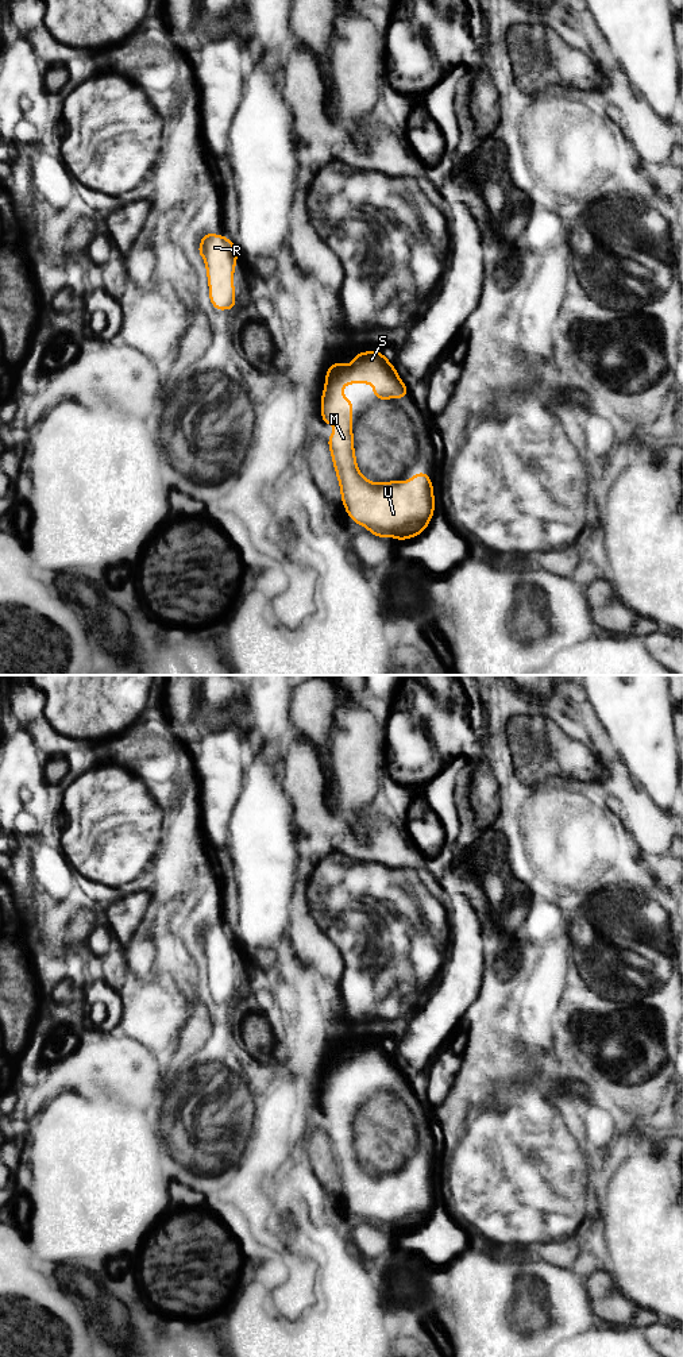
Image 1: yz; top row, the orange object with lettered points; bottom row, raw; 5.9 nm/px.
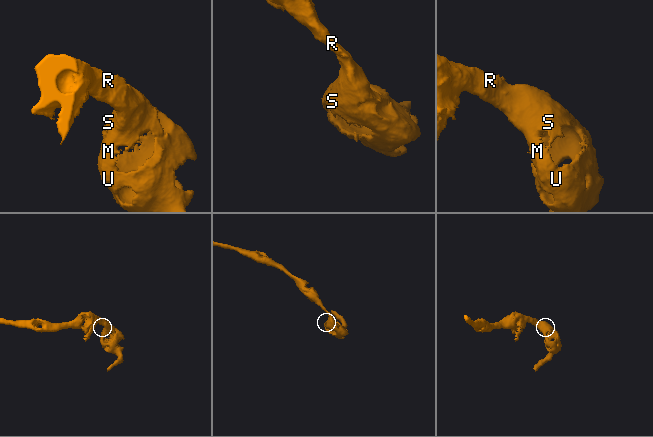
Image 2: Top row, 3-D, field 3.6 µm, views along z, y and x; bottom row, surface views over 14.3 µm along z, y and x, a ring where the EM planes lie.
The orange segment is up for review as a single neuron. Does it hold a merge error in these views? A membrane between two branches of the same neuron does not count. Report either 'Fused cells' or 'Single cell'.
Single cell

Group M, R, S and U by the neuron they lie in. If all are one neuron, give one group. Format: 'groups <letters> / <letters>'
groups M R S U

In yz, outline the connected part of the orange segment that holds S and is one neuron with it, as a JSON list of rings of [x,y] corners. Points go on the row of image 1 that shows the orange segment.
[[[356,352],[352,361],[354,365],[343,365],[340,361],[329,365],[321,396],[324,424],[337,425],[328,437],[328,446],[342,501],[352,521],[366,527],[379,539],[393,536],[402,541],[421,535],[433,516],[435,491],[431,477],[427,473],[416,473],[408,482],[373,483],[359,473],[351,431],[354,401],[343,397],[343,385],[371,382],[377,400],[405,400],[408,389],[383,352]]]

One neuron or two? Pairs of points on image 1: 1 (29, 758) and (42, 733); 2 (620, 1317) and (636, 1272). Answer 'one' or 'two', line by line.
1: two
2: two

